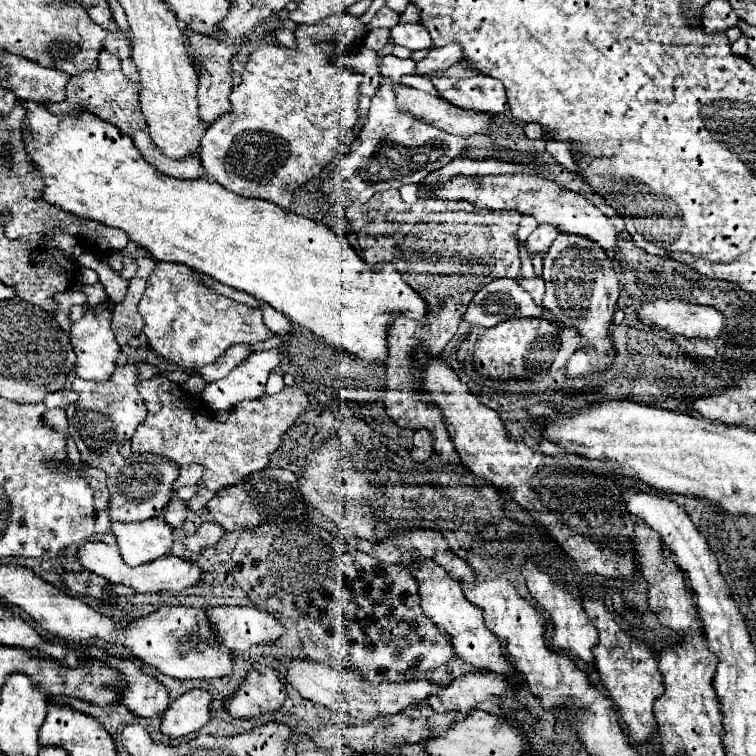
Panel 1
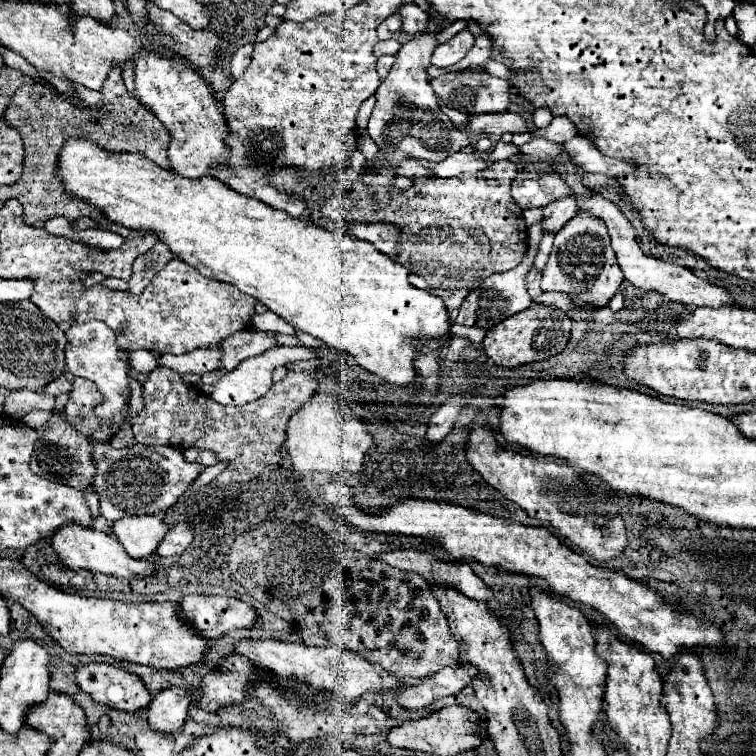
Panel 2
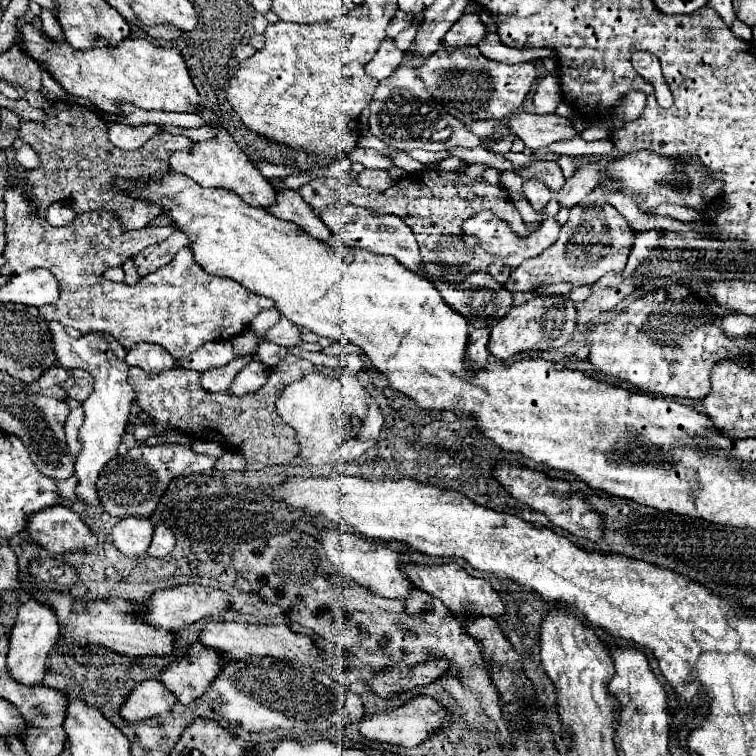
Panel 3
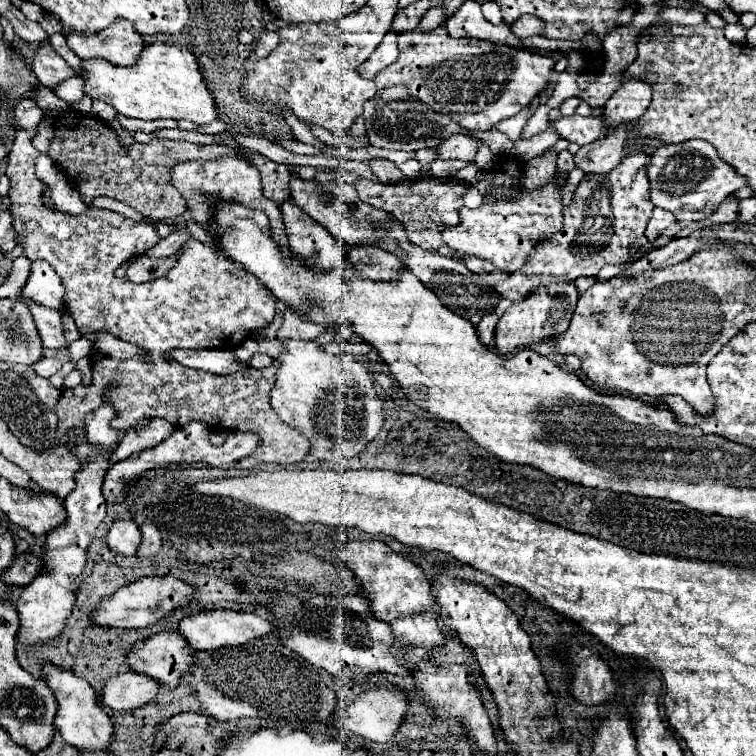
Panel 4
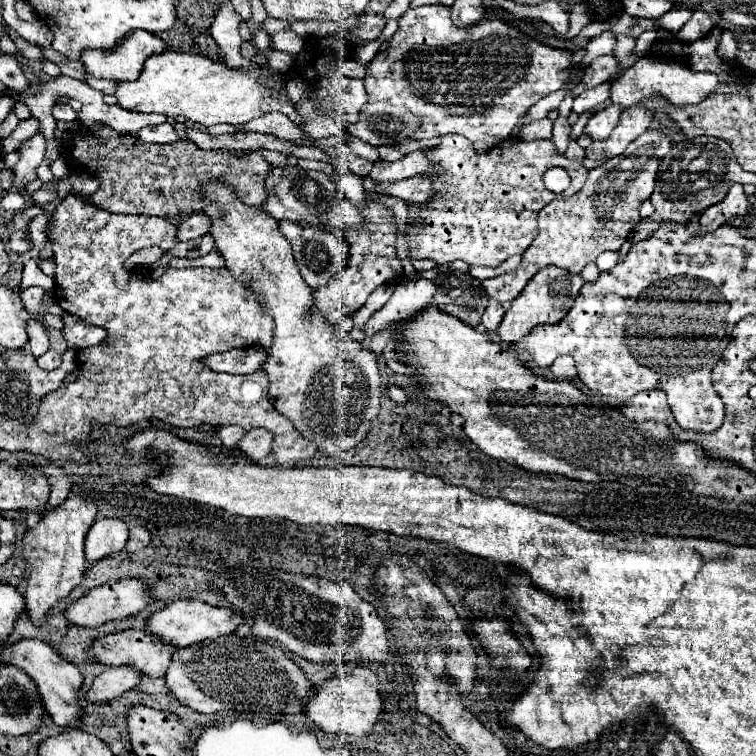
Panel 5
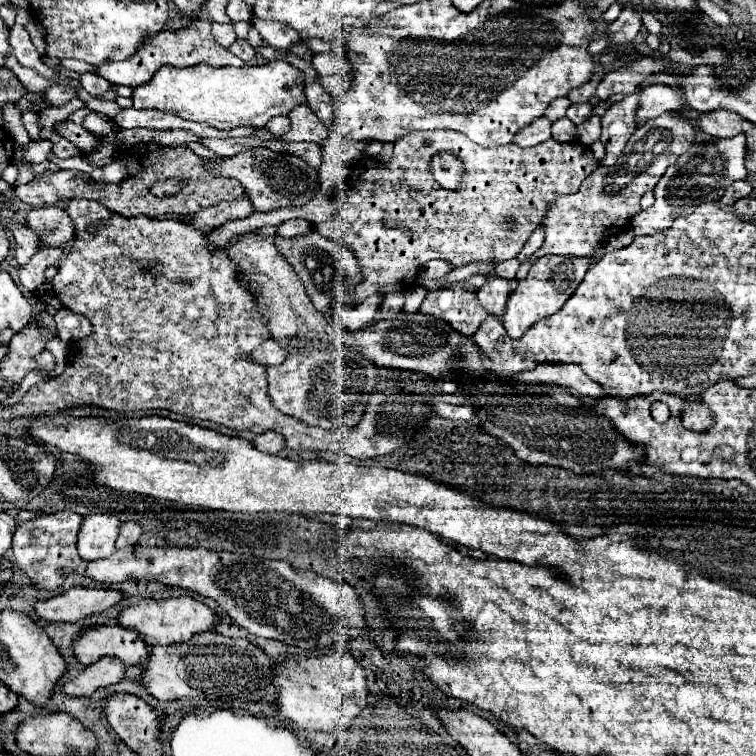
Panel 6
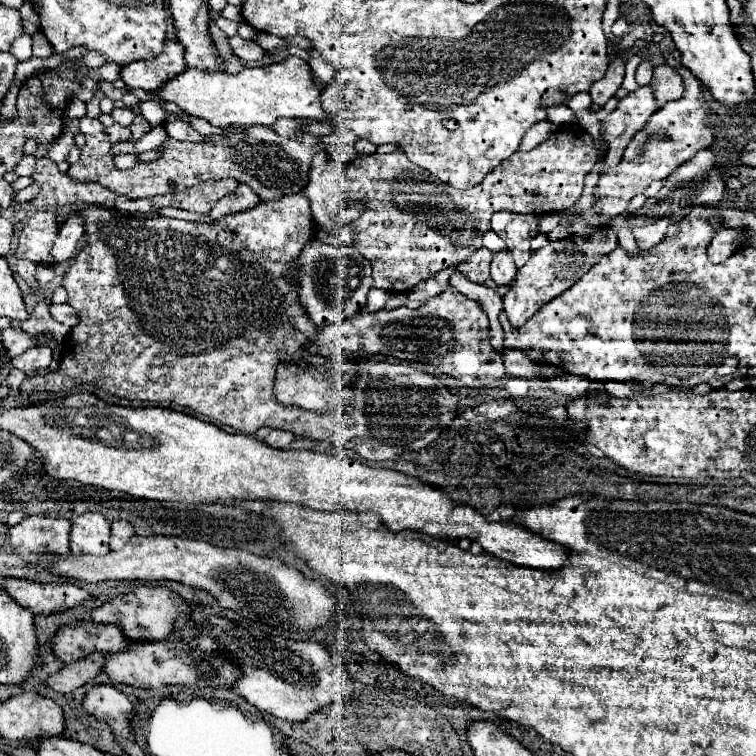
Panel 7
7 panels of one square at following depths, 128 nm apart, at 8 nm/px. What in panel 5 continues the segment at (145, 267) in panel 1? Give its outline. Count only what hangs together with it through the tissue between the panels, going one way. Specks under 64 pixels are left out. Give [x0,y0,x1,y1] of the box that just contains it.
[176,212,208,242]

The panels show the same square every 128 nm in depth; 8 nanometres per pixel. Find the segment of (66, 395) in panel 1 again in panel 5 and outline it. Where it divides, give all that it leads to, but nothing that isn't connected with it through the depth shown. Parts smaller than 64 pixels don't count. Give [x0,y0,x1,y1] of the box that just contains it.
[36,350,62,370]

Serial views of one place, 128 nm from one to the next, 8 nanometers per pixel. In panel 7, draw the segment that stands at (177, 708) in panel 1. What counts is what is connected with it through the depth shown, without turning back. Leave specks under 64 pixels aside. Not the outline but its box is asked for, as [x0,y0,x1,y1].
[48,652,106,694]

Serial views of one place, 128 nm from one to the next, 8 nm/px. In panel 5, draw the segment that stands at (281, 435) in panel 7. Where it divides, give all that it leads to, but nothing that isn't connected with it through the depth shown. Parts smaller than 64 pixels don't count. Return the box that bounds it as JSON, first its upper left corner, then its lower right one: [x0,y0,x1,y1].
[236,428,272,460]

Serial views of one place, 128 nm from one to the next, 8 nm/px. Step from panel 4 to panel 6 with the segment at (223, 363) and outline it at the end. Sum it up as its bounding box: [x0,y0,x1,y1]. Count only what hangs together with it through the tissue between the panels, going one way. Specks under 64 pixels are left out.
[248,338,288,366]

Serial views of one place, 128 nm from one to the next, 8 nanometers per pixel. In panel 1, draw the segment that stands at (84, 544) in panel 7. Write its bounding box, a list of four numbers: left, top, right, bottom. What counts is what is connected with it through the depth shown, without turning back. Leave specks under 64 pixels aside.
[112,518,172,566]

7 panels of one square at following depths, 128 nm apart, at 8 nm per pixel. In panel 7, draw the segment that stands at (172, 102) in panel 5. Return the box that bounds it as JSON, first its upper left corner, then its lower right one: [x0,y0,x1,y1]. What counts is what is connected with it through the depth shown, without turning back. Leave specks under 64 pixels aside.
[154,56,326,128]

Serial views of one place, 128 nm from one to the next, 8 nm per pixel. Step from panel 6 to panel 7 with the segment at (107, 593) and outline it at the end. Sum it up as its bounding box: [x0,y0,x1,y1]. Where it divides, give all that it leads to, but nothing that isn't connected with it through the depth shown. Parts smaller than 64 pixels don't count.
[4,578,94,614]

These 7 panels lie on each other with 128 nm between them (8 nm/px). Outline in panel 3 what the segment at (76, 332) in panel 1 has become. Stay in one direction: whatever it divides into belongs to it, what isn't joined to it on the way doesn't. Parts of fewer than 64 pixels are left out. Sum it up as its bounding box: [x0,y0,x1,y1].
[48,322,134,516]

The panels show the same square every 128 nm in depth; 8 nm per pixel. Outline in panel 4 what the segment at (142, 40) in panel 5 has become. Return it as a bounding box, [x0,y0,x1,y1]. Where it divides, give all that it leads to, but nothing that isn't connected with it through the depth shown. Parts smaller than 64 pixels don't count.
[66,18,144,64]

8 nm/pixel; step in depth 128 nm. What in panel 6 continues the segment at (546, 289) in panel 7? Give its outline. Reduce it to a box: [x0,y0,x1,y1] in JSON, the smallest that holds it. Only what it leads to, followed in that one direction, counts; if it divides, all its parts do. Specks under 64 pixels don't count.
[502,278,572,338]

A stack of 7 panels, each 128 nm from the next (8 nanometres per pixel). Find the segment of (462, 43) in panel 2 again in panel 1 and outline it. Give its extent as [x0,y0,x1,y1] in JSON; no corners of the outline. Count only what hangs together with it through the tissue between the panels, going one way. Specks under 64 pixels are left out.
[414,44,460,76]

